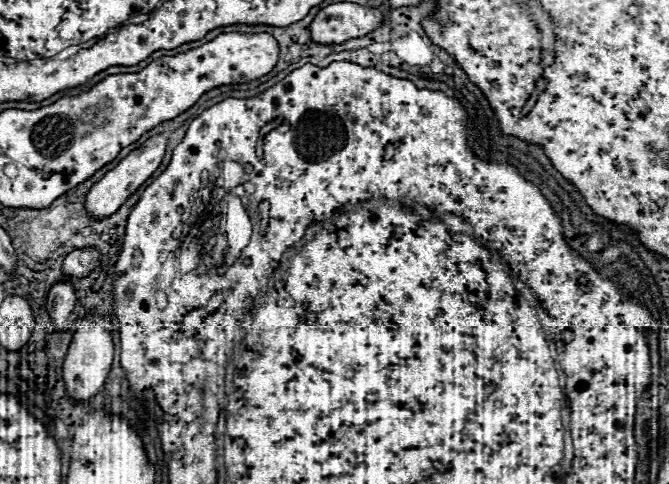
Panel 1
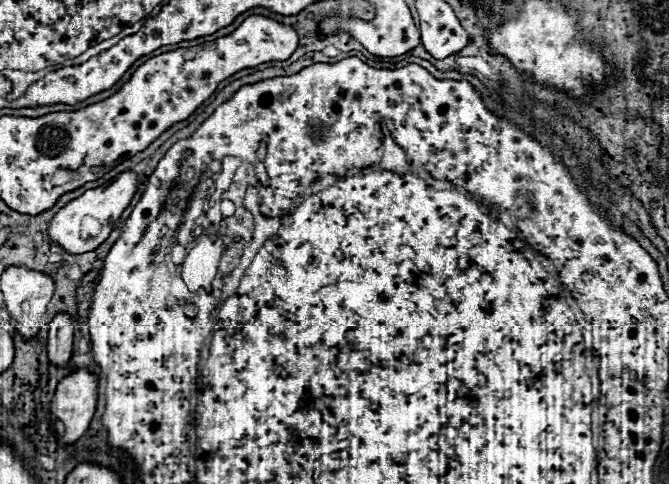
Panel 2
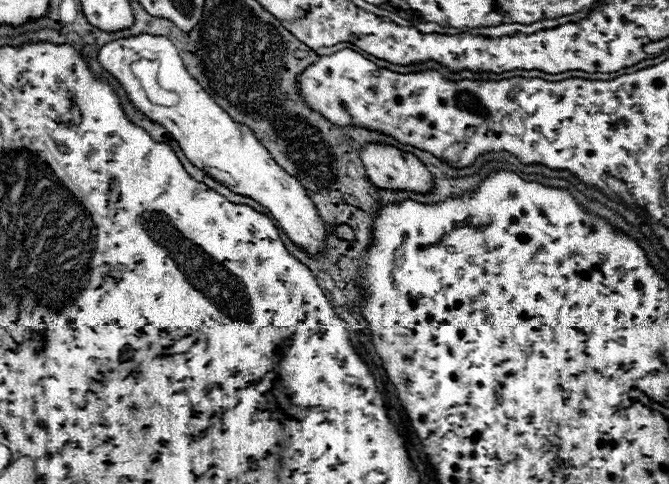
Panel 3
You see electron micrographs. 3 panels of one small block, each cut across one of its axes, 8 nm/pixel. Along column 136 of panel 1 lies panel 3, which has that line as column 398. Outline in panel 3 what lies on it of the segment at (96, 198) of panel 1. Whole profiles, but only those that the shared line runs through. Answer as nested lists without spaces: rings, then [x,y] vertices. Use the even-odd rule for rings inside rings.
[[[364,144],[360,160],[368,178],[378,188],[430,192],[432,174],[410,152],[402,152],[390,144]]]

